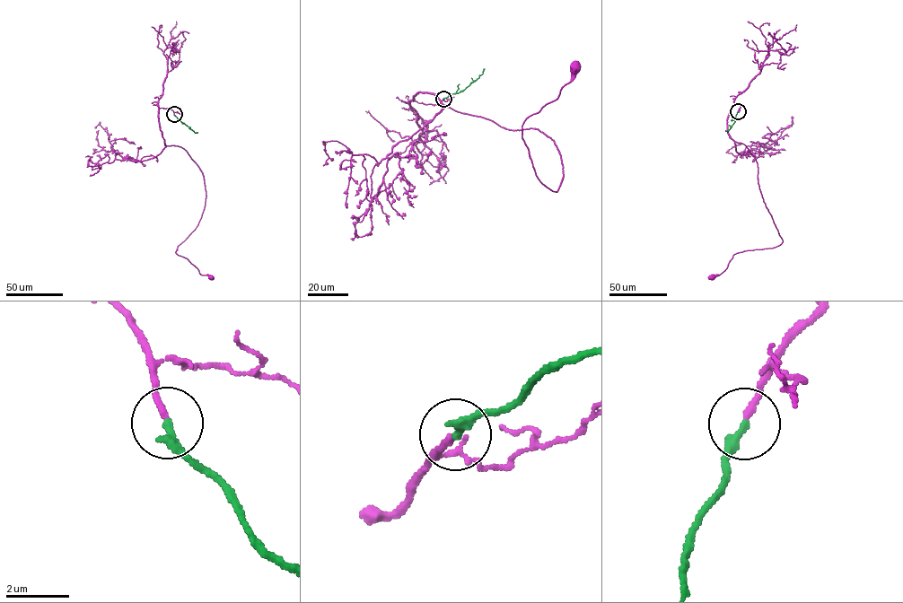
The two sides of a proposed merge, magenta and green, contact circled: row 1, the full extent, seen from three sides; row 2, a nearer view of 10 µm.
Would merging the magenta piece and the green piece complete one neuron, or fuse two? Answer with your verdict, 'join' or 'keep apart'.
join

